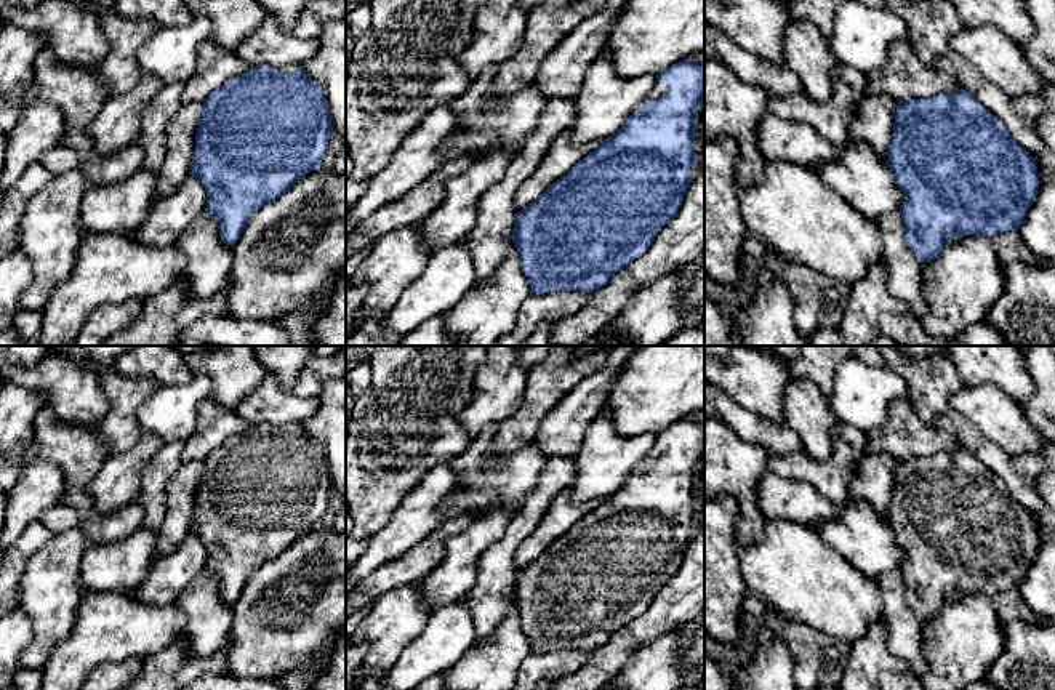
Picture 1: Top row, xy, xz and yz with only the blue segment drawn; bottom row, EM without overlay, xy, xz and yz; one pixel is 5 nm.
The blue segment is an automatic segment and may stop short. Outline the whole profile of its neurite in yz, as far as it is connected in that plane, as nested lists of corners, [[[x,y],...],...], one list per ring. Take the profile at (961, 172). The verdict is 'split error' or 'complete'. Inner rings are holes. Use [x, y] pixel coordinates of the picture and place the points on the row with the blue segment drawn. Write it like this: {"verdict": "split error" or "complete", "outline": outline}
{"verdict": "split error", "outline": [[[969,91],[943,93],[925,99],[897,102],[885,93],[864,93],[855,104],[850,138],[868,144],[887,163],[897,186],[905,192],[900,215],[906,226],[906,243],[921,263],[933,261],[943,247],[959,235],[996,237],[1020,229],[1039,189],[1034,158],[1012,139],[1007,126]]]}

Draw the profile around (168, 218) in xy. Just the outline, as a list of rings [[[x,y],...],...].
[[[187,176],[168,197],[154,203],[131,237],[149,247],[174,245],[184,229],[207,208],[207,191],[195,176]]]

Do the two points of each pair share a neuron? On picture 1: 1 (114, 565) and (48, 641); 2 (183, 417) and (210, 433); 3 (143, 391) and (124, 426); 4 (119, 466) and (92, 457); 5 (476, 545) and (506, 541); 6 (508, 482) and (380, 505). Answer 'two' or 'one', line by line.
1: one
2: two
3: one
4: two
5: two
6: two

